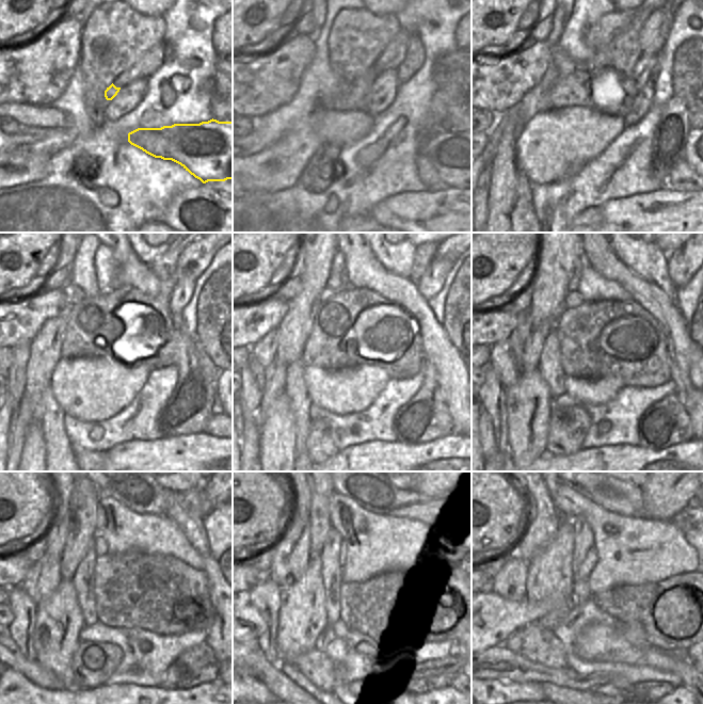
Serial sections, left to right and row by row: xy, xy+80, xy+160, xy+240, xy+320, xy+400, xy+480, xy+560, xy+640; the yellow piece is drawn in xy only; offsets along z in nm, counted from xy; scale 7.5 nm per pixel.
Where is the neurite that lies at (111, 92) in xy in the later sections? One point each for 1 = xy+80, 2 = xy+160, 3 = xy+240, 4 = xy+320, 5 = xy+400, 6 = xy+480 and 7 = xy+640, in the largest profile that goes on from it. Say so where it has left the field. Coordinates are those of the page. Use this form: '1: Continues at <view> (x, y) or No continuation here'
1: Continues at xy+80 (345, 86)
2: Continues at xy+160 (611, 92)
3: Continues at xy+240 (134, 334)
4: Continues at xy+320 (388, 336)
5: Continues at xy+400 (627, 341)
6: Continues at xy+480 (159, 593)
7: Continues at xy+640 (675, 613)

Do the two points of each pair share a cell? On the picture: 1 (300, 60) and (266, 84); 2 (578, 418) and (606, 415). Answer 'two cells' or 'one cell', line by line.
1: one cell
2: two cells

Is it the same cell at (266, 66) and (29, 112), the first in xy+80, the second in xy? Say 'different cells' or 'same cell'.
different cells

